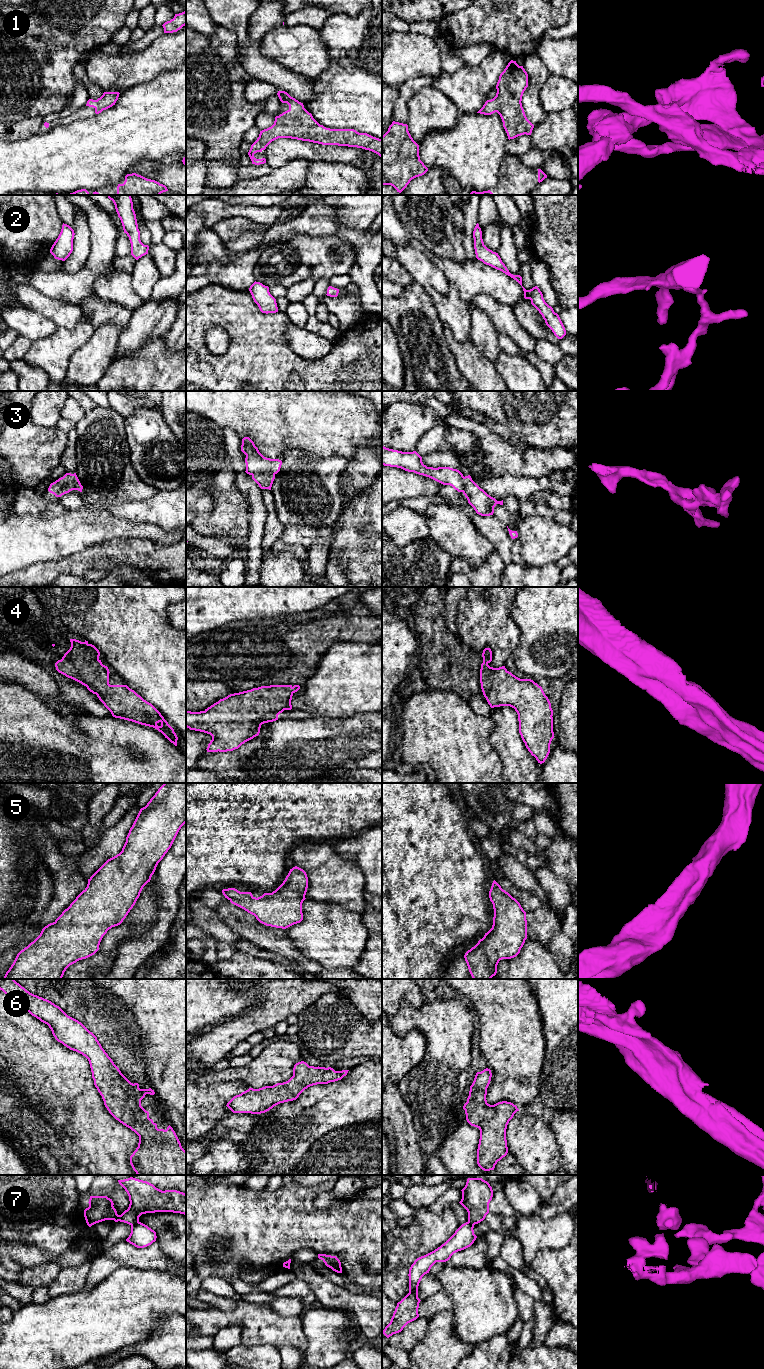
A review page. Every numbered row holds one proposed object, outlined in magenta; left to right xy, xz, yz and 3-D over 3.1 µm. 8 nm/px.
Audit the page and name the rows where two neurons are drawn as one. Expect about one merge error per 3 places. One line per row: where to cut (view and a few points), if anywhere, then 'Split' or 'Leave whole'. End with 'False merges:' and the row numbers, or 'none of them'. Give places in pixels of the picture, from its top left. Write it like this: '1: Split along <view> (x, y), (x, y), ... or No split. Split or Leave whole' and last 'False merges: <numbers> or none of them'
1: No split. Leave whole
2: No split. Leave whole
3: No split. Leave whole
4: No split. Leave whole
5: No split. Leave whole
6: No split. Leave whole
7: Split along xz (323, 1259), (341, 1272). Split
False merges: 7

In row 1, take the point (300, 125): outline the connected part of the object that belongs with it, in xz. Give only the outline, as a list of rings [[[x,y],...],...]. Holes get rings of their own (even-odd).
[[[285,91],[277,93],[282,103],[287,103],[289,109],[275,117],[274,124],[262,131],[251,145],[248,155],[252,164],[266,163],[266,159],[256,159],[254,154],[262,152],[278,138],[291,138],[309,141],[322,145],[338,145],[357,147],[372,151],[382,157],[382,139],[367,133],[359,133],[354,129],[330,129],[320,125],[305,108],[303,103],[291,97]]]

